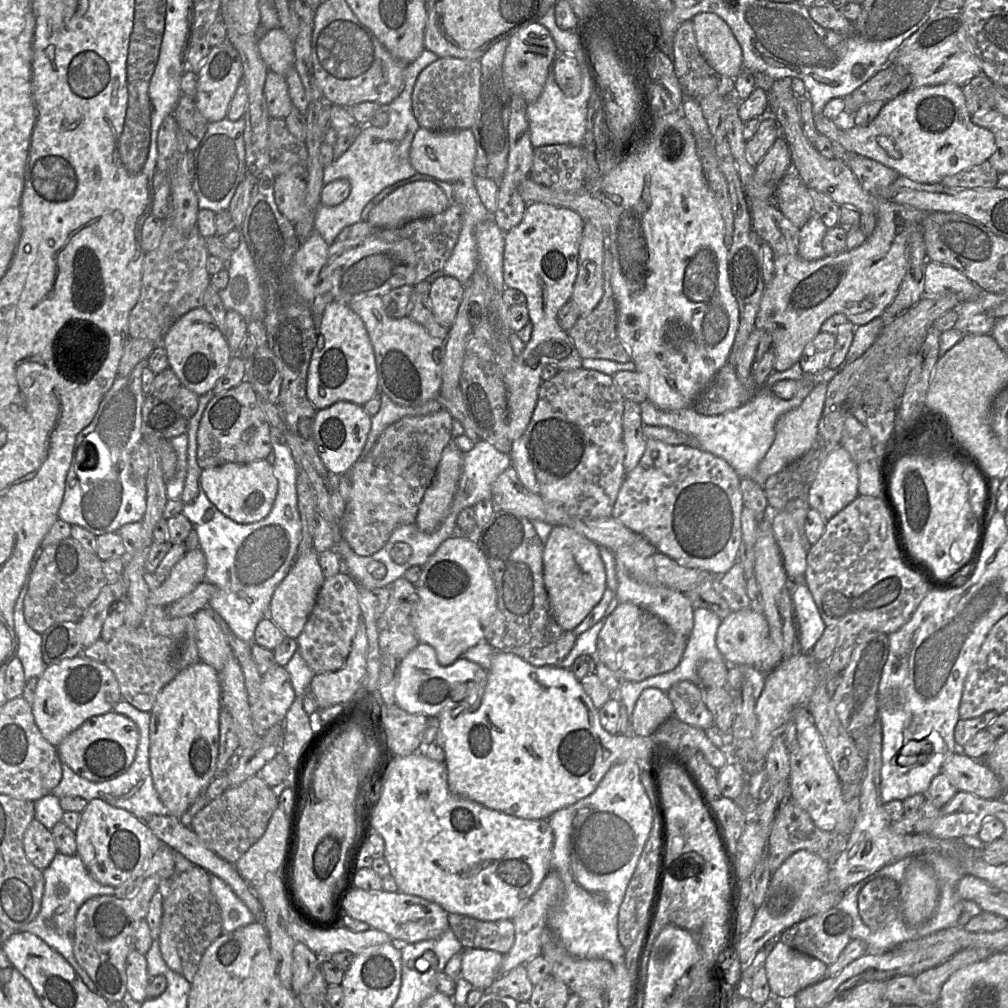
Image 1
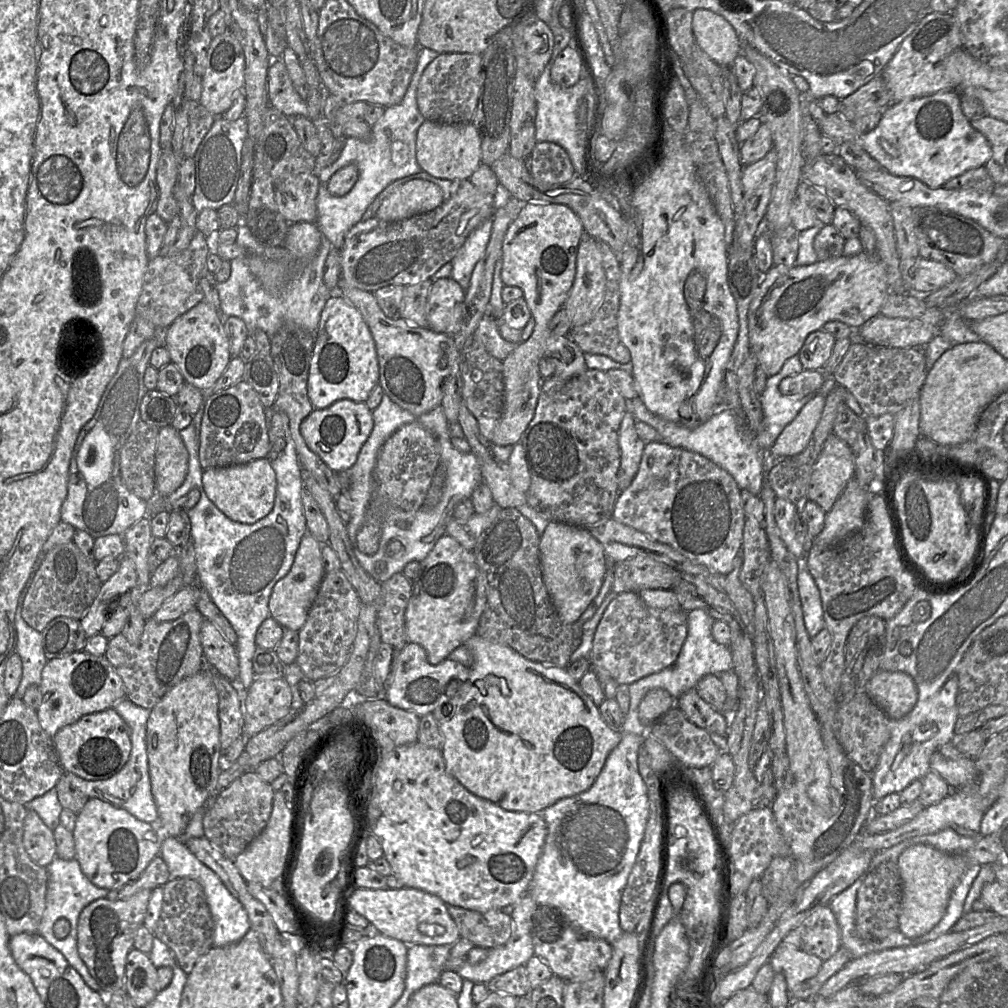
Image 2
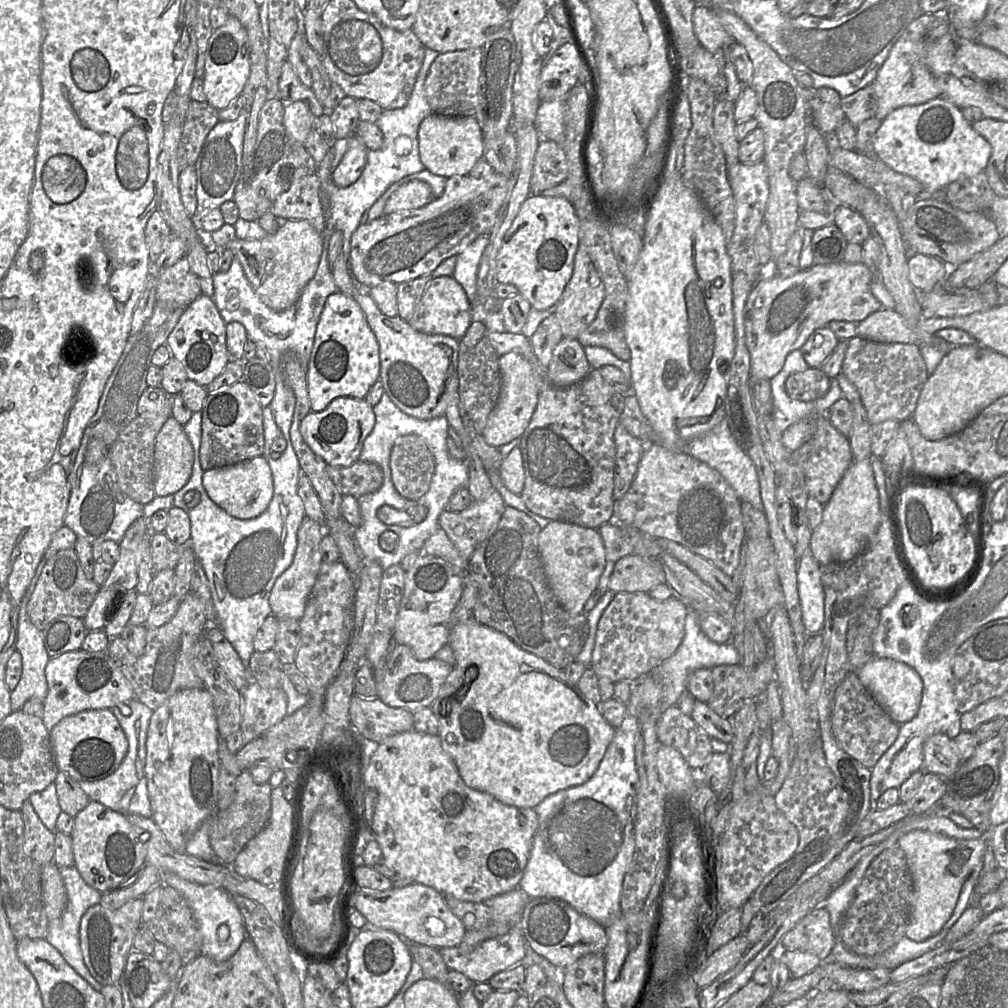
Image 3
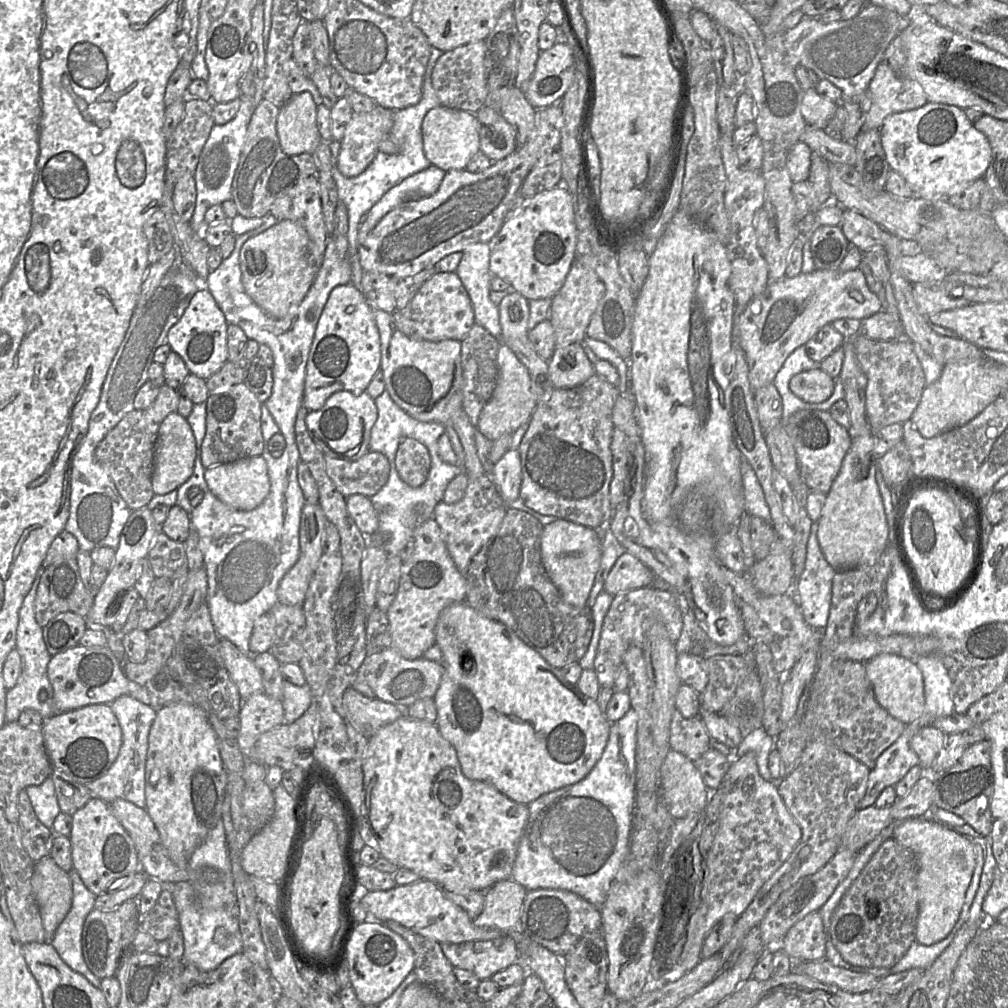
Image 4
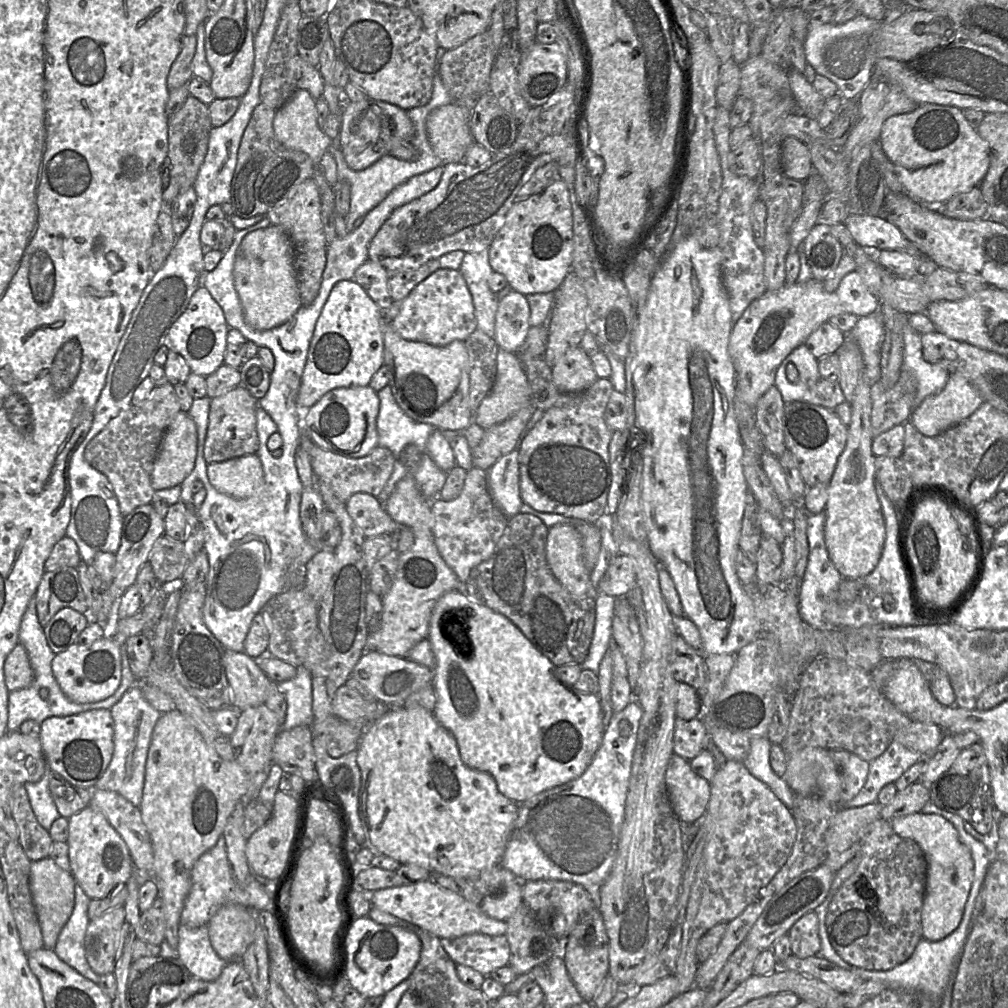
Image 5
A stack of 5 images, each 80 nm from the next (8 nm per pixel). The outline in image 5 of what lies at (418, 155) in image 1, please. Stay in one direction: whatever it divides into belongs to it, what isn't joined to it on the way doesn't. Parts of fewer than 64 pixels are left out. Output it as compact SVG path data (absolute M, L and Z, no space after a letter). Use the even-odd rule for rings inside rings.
M451 102L433 109L426 118L429 143L442 164L464 162L468 148L474 143L469 109Z

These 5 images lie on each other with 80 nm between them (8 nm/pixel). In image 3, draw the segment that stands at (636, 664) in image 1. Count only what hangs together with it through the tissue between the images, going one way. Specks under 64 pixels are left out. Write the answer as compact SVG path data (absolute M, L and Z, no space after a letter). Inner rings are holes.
M647 592L615 594L599 620L589 668L598 678L608 678L613 683L644 677L670 658L680 645L687 611L673 596L659 601Z

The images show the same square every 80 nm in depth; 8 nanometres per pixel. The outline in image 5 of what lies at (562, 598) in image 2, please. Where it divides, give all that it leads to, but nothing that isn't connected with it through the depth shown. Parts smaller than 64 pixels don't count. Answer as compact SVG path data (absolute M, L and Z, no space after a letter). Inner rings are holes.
M569 524L549 528L546 542L547 564L561 585L577 598L596 598L590 574L583 562L582 537Z

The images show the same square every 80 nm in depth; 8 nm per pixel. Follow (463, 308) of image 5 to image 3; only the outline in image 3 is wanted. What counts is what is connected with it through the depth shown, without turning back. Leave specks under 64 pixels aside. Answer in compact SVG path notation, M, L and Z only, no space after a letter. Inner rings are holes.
M452 276L433 278L426 286L408 323L416 330L460 340L472 322L472 308L462 286Z

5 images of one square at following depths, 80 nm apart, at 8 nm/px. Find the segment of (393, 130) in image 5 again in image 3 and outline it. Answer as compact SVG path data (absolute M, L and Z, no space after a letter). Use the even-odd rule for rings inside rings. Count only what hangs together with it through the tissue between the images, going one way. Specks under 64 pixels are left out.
M355 134L349 139L349 147L332 173L333 182L338 187L347 187L358 180L367 162L368 148Z

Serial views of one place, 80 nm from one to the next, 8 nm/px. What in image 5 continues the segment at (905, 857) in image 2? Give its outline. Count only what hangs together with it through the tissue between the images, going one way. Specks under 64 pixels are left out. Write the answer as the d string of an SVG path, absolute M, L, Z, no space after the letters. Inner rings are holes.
M919 812L907 816L894 817L889 822L898 836L915 841L925 855L927 877L921 914L922 936L924 939L932 942L942 940L959 926L963 917L974 874L974 862L971 852L961 841L955 827L939 815Z

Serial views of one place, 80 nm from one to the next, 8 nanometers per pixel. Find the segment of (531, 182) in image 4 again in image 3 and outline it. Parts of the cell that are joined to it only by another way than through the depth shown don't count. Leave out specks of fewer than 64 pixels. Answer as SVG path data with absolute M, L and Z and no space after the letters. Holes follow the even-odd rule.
M541 139L534 157L531 194L541 194L564 182L567 176L568 164L562 146L552 140Z

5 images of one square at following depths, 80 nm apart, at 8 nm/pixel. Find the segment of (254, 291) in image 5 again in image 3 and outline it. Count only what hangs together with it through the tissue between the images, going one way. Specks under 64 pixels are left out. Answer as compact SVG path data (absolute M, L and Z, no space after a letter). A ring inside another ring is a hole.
M306 220L280 221L276 233L261 240L238 238L223 248L233 252L255 293L271 309L283 311L293 305L302 290L316 273L322 250L324 233L318 232Z

